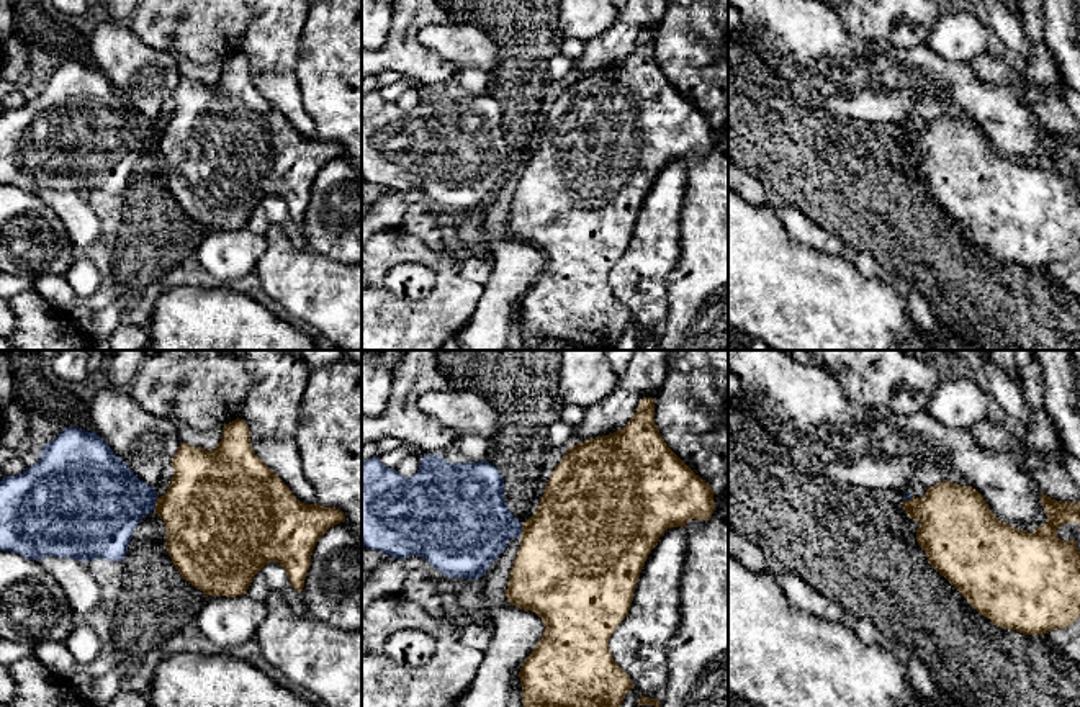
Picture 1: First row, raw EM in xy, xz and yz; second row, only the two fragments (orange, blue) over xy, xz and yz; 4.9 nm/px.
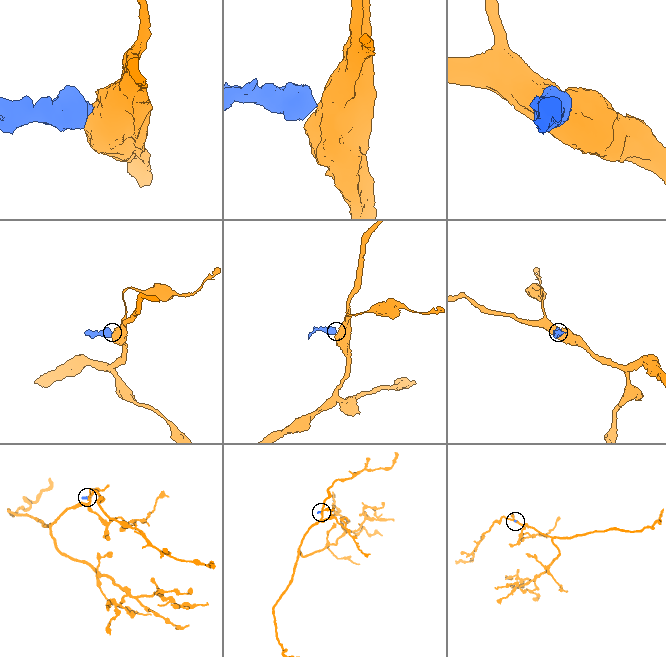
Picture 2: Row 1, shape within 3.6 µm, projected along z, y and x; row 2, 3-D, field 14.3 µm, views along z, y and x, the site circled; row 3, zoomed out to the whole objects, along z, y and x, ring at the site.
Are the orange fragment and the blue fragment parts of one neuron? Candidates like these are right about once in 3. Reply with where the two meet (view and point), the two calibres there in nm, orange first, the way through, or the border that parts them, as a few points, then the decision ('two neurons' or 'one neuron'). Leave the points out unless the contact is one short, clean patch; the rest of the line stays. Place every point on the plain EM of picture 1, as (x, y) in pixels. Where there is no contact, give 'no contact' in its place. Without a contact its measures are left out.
contact xy (156, 138); calibres 440 and 380 nm; border xy (157, 131), (152, 143); two neurons

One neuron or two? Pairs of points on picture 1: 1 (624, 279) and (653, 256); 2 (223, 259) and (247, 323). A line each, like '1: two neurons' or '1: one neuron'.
1: one neuron
2: two neurons

